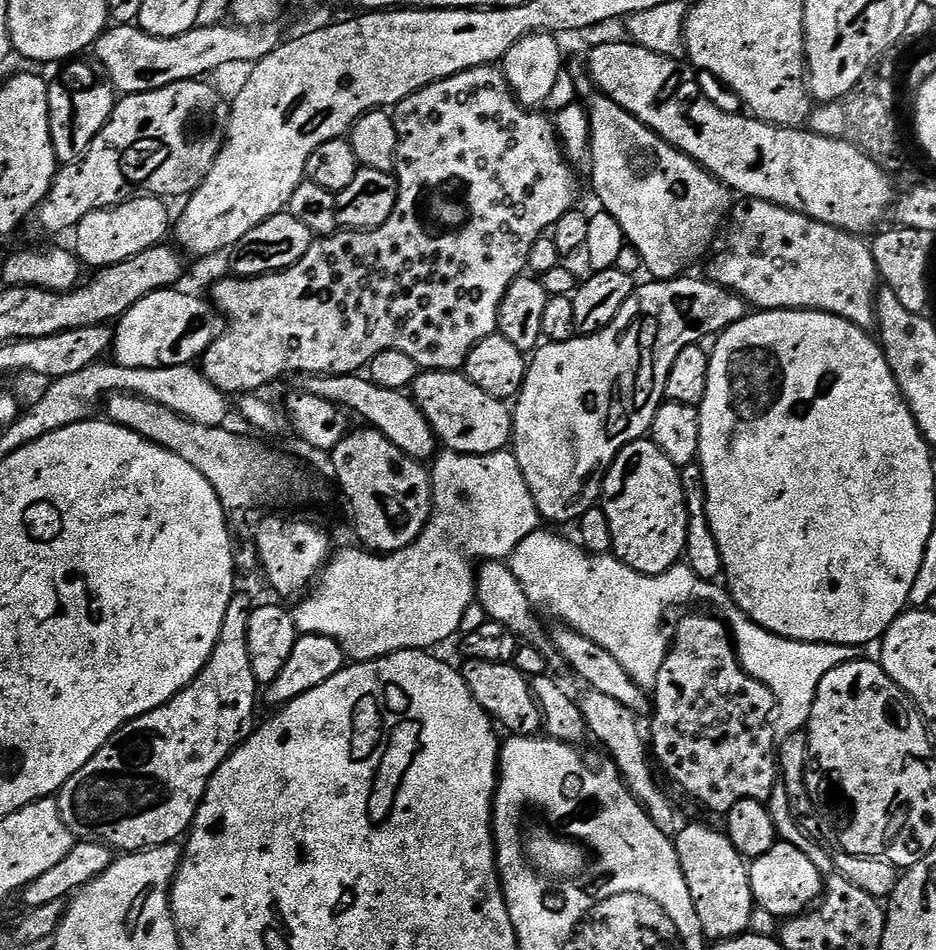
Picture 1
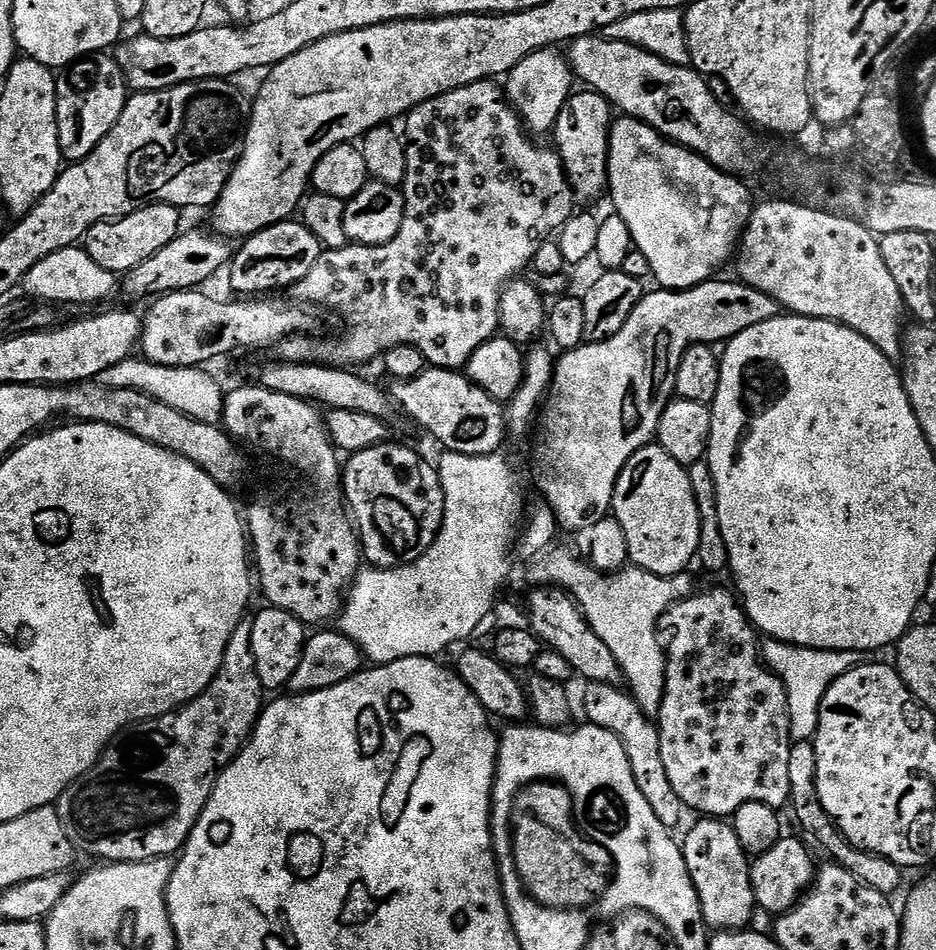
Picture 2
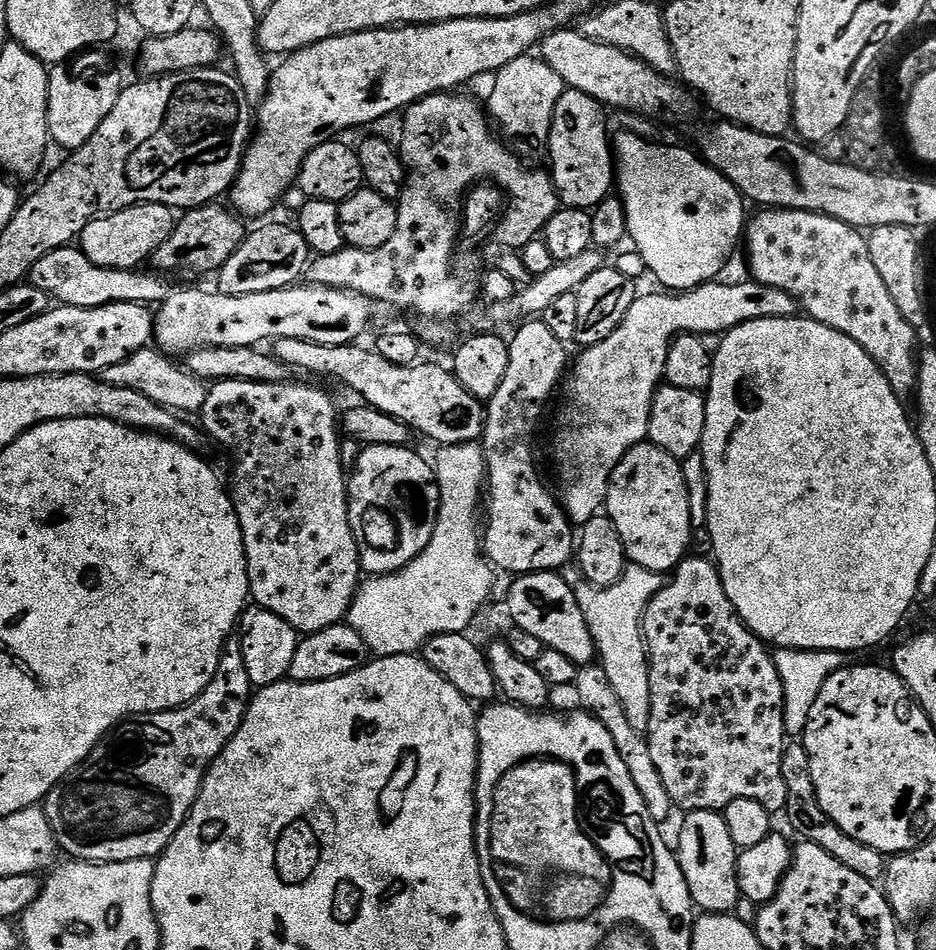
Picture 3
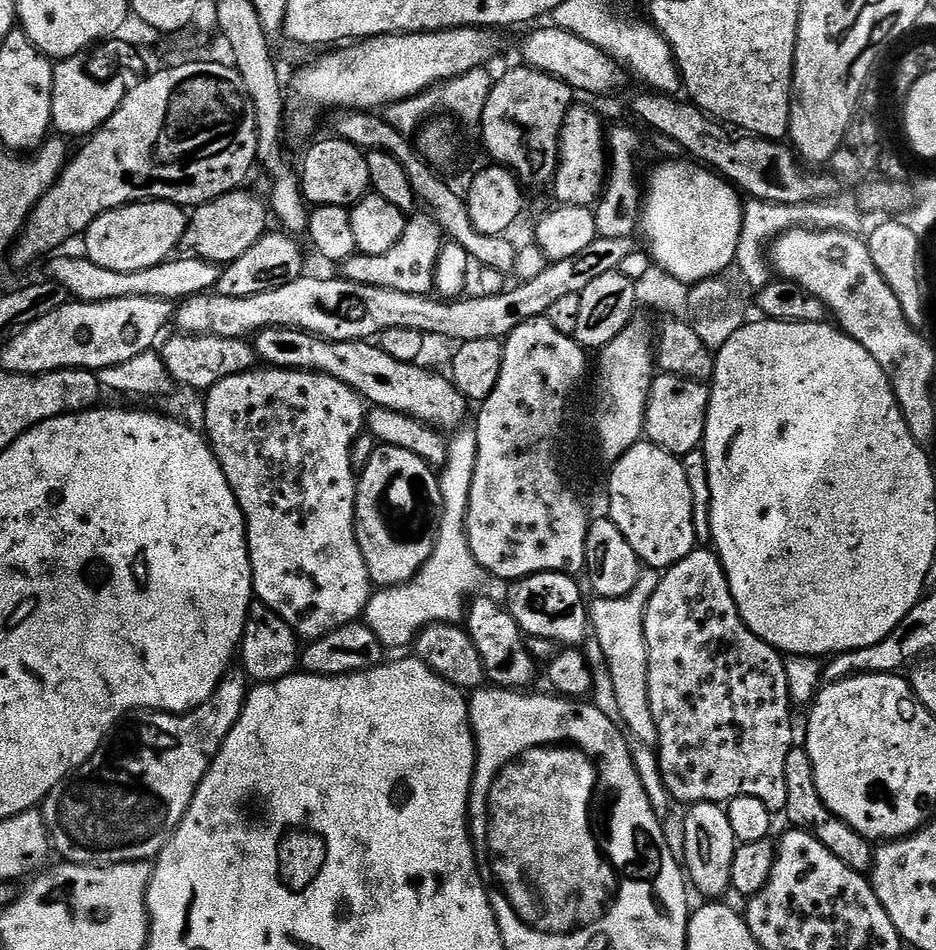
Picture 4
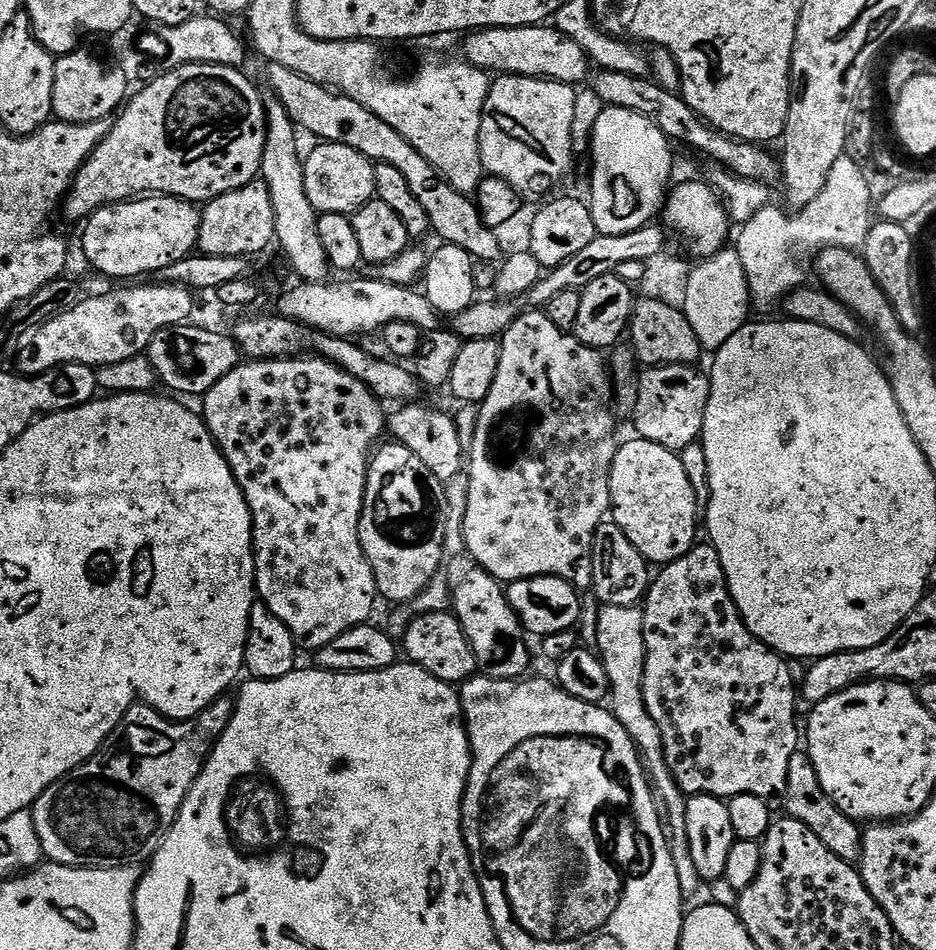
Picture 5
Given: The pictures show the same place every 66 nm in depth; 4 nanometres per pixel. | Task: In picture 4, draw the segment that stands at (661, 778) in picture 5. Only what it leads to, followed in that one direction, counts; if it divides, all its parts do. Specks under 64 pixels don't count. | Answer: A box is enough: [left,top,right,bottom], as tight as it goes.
[590,571,660,746]

